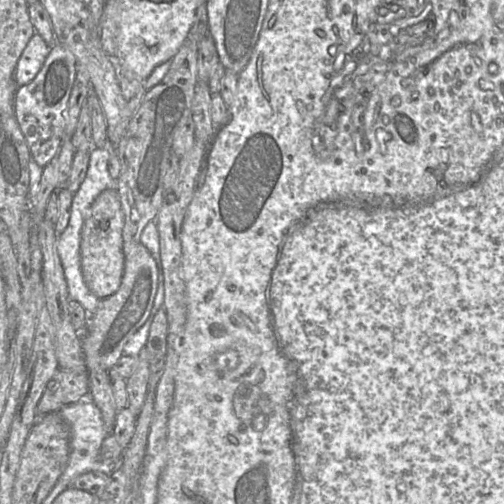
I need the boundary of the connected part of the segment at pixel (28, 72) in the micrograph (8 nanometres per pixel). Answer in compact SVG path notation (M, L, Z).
M35 32L24 48L14 72L17 87L30 83L41 69L51 45Z

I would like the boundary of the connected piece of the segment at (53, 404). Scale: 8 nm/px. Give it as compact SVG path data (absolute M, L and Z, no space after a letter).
M58 369L37 405L37 415L59 412L63 407L82 400L90 400L88 372Z

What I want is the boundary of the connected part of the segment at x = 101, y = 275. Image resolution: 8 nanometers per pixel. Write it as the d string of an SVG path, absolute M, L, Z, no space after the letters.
M104 190L94 200L81 231L81 268L89 290L99 299L114 294L120 287L125 257L122 230L124 215L117 190Z

